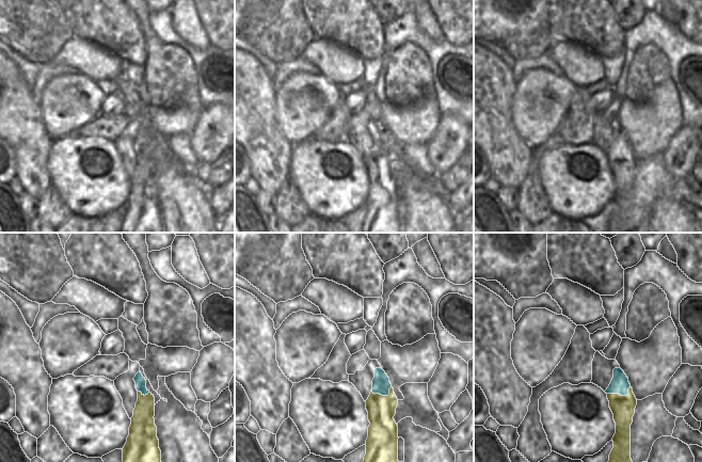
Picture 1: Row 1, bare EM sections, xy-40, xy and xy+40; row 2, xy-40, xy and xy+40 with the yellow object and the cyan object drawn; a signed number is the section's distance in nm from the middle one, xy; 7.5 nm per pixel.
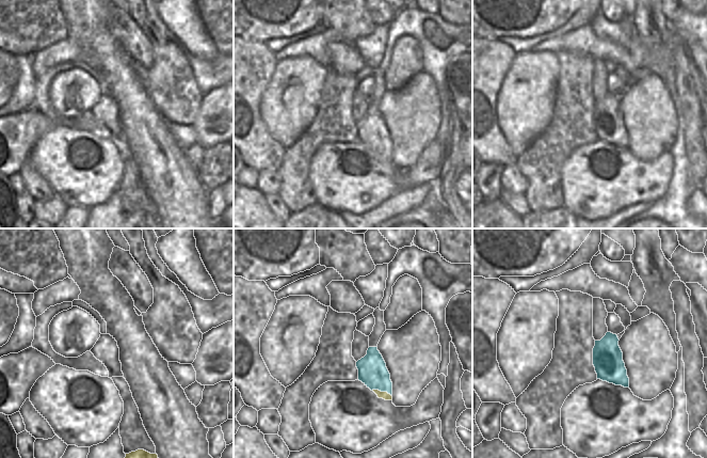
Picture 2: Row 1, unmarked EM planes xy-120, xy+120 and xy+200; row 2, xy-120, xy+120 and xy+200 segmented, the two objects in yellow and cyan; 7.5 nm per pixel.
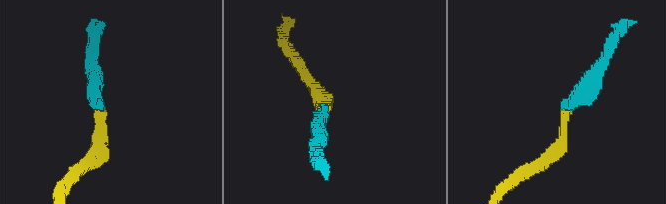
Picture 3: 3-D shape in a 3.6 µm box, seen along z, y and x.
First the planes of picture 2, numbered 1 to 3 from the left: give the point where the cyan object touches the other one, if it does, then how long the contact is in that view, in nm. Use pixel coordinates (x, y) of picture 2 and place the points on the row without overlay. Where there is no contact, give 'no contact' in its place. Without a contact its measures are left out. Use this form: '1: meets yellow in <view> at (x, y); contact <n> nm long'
1: no contact
2: meets yellow in xy+120 at (380, 152); contact 160 nm long
3: no contact

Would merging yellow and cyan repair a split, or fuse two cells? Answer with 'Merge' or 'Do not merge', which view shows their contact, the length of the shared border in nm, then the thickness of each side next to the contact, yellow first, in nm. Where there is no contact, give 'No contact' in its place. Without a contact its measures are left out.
Merge. Touches yellow in xy+40. Shared border 190 nm. Thickness 180 nm (yellow) against 140 nm.

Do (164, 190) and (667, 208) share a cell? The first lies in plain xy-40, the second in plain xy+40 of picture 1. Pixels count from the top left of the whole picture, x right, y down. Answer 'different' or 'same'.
same

